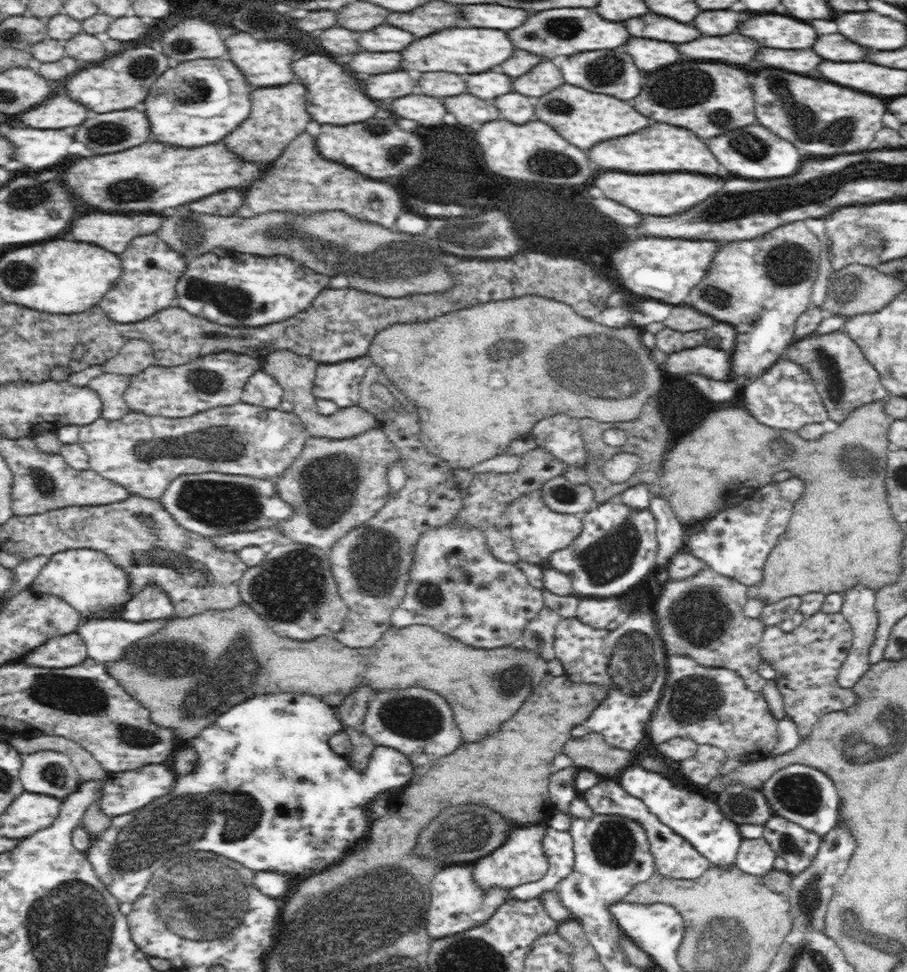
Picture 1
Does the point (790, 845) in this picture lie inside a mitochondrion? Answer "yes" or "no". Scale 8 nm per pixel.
yes

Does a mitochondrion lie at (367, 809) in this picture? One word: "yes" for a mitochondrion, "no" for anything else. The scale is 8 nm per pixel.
no

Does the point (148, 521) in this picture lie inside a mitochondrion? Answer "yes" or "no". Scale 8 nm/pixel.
yes

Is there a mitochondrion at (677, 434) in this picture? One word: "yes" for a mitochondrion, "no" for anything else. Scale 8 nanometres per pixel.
no

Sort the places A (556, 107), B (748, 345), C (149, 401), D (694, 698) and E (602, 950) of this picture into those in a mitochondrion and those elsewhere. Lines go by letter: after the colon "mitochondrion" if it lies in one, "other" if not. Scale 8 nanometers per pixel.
A: mitochondrion
B: other
C: other
D: mitochondrion
E: other

